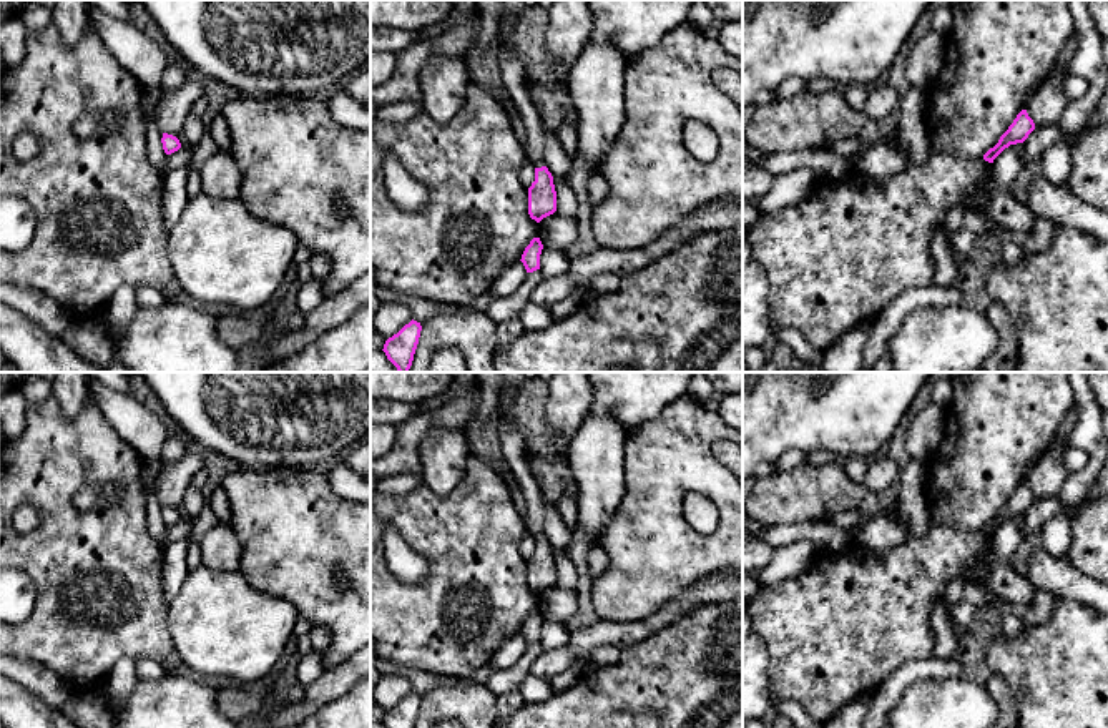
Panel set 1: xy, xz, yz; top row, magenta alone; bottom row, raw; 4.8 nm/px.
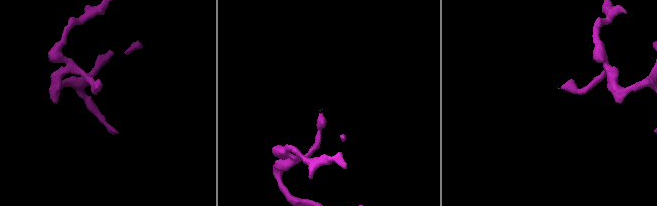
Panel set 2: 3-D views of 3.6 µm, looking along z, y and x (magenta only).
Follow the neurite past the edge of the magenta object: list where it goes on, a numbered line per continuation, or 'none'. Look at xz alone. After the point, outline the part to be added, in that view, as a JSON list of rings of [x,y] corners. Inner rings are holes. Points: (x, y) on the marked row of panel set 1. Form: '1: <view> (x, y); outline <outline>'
1: xz (512, 73); outline [[[502,0],[502,12],[498,18],[498,45],[497,45],[497,60],[502,71],[502,81],[505,91],[513,101],[517,111],[522,116],[525,125],[527,156],[533,161],[535,168],[545,166],[543,153],[545,153],[545,128],[543,120],[532,103],[528,96],[528,90],[525,88],[523,68],[512,50],[505,45],[505,30],[512,27],[520,13],[527,8],[523,0]]]

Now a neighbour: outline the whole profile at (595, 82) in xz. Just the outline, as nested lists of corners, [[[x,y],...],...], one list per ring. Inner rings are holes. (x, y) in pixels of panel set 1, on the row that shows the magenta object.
[[[586,42],[568,71],[566,91],[578,113],[576,156],[591,173],[598,171],[625,123],[625,70],[625,55],[613,42]]]

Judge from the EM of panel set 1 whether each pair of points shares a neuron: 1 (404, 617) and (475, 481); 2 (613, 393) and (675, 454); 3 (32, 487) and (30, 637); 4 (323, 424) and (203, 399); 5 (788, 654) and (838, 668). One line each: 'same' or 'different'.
1: same
2: different
3: same
4: same
5: same

